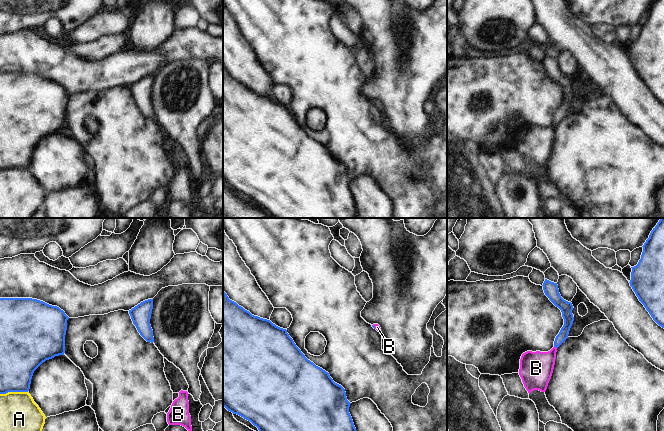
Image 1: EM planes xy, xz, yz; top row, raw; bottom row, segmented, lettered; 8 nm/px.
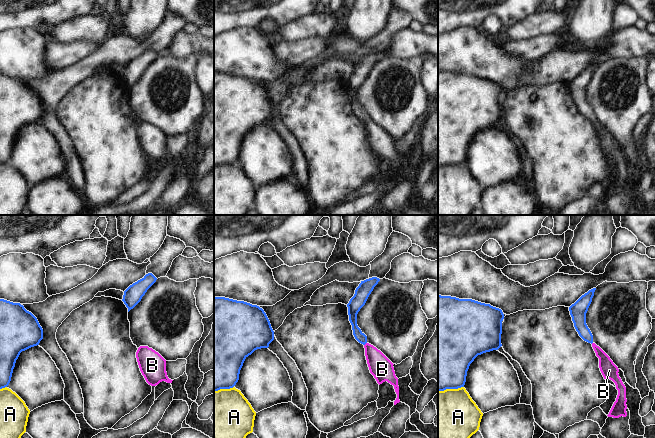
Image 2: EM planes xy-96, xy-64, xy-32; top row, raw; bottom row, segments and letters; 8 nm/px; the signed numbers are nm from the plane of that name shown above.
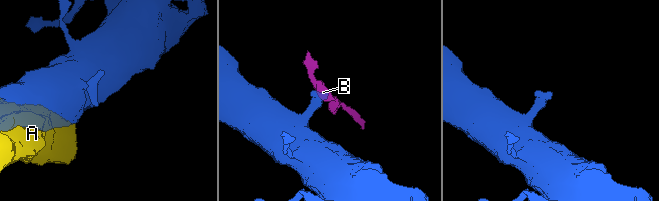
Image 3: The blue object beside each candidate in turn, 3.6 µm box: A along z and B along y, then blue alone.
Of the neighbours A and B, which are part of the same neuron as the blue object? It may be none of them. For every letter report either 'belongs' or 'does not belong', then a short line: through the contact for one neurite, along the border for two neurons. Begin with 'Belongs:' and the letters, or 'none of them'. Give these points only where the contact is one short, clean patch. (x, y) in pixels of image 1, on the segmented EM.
Belongs: B
A: does not belong
B: belongs; line yz (568, 318), (563, 335), (555, 346), (536, 368)

